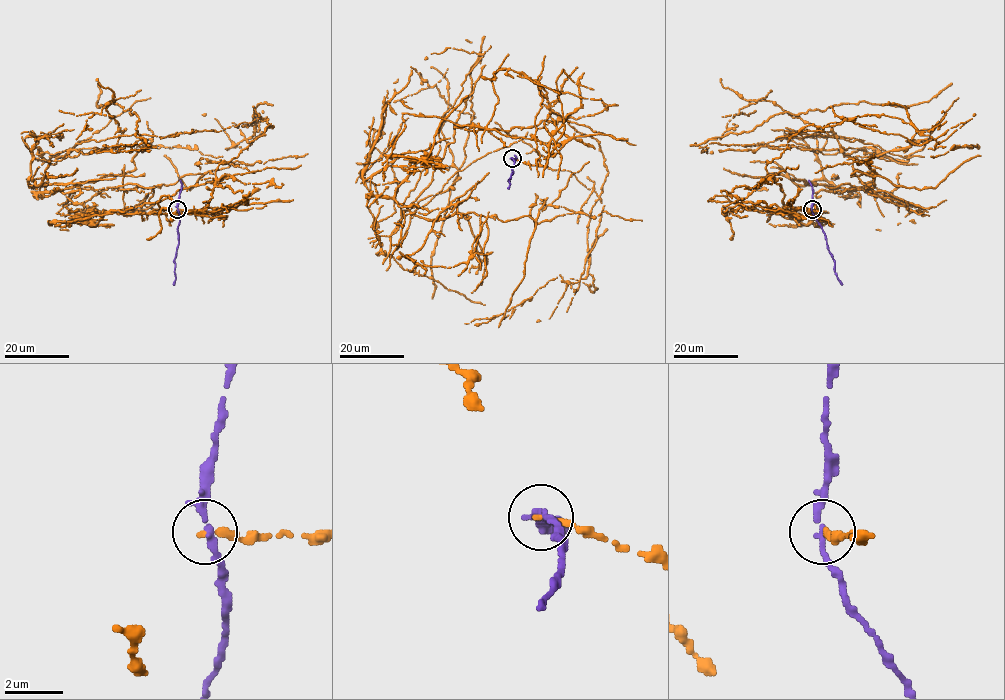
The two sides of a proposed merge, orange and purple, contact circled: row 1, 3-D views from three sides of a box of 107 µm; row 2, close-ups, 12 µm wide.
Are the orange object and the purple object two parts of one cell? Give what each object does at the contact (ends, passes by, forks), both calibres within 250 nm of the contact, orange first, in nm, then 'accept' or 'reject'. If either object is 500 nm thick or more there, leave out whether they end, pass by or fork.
orange ends; purple passes by; calibres 240 and 240 nm; reject

